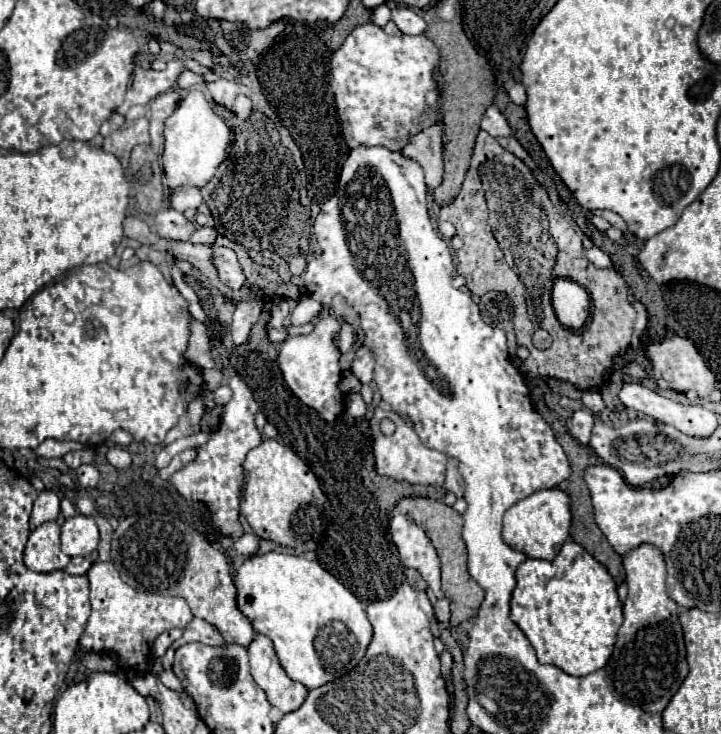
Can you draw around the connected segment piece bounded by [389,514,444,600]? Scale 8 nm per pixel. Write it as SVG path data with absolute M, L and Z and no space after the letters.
M402 514L391 518L389 532L398 548L400 562L406 568L416 568L436 598L444 598L440 588L440 560L428 534Z

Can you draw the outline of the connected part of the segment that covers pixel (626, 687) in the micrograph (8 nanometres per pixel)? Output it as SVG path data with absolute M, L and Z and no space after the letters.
M640 544L624 556L628 600L624 602L624 622L618 630L616 648L606 664L606 672L618 700L646 708L646 712L662 712L680 684L688 676L686 646L682 626L678 622L678 606L666 594L664 552L654 544Z

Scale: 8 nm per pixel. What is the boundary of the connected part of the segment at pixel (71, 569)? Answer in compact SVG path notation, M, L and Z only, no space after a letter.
M76 556L76 558L70 558L70 564L66 566L66 572L68 574L86 574L90 568L90 560L88 558L82 558L82 556Z

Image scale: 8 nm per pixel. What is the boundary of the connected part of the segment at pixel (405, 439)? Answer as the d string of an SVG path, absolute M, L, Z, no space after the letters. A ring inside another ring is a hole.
M376 408L372 420L370 420L370 426L372 426L372 438L374 438L374 458L376 458L376 470L378 474L384 474L384 476L392 476L394 480L406 480L410 484L444 484L444 476L446 476L446 462L448 458L438 452L438 450L432 450L428 446L424 446L418 438L418 434L408 428L404 424L404 420L400 418L400 414L396 412L384 412L382 408ZM388 418L396 424L396 430L394 434L390 436L384 436L380 432L380 422Z

